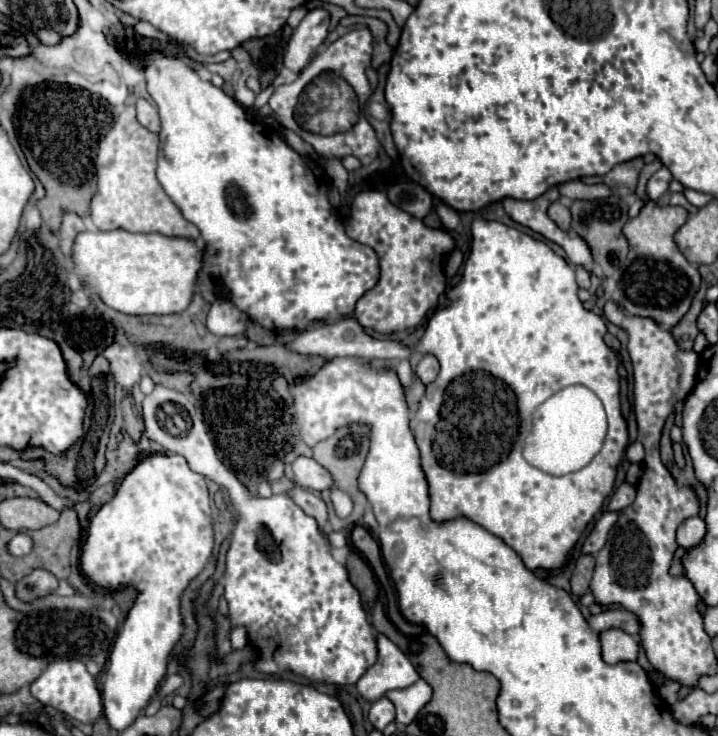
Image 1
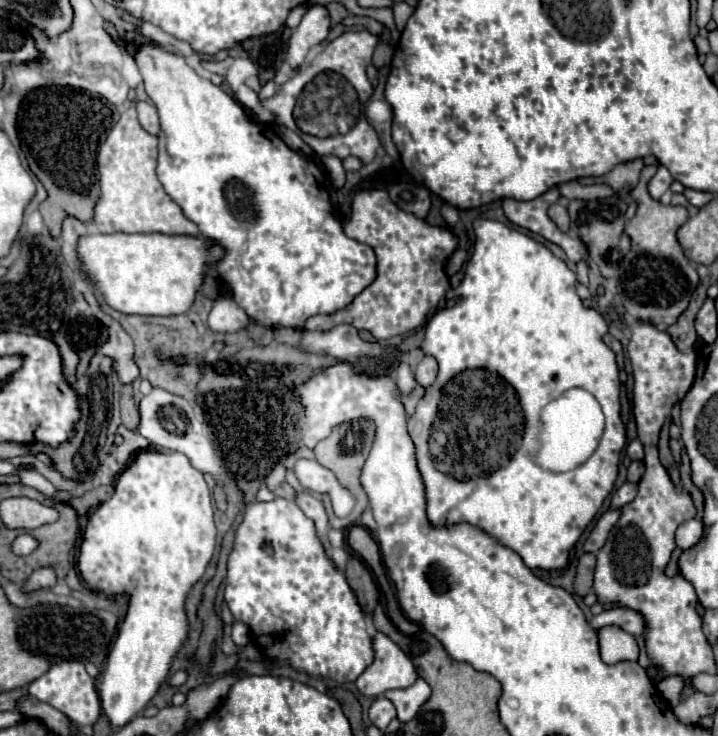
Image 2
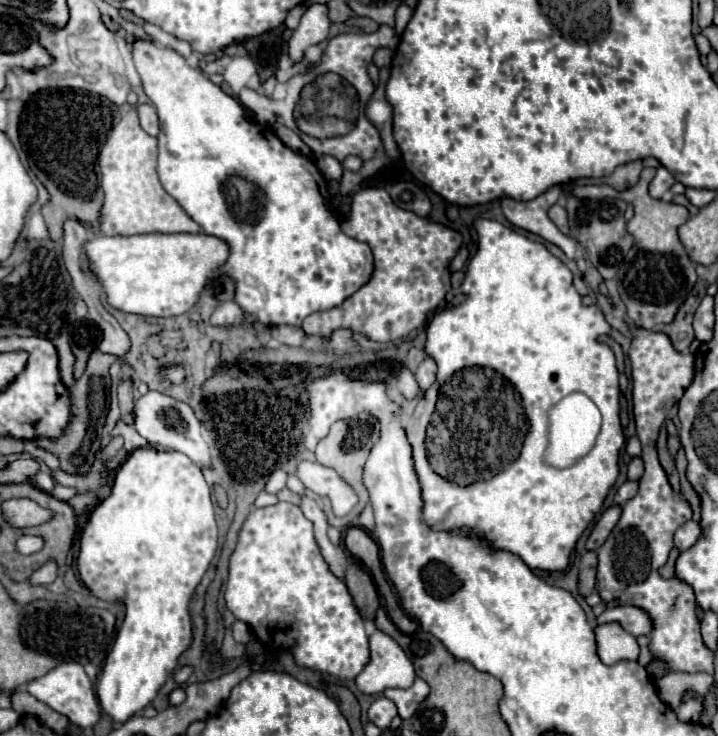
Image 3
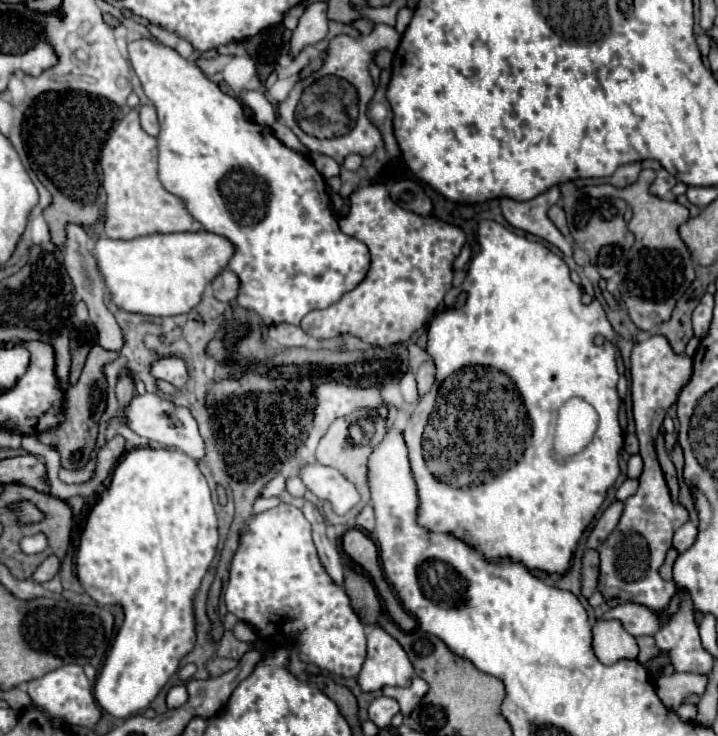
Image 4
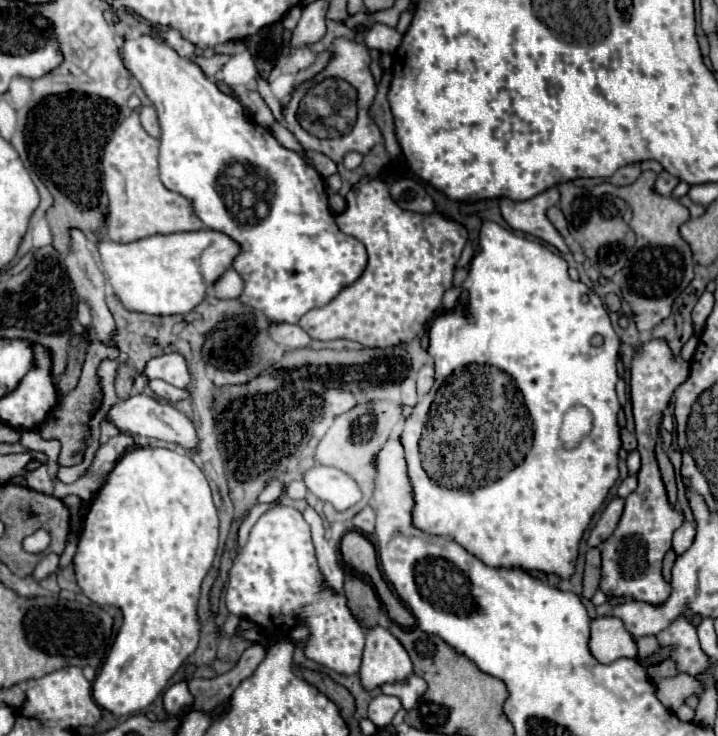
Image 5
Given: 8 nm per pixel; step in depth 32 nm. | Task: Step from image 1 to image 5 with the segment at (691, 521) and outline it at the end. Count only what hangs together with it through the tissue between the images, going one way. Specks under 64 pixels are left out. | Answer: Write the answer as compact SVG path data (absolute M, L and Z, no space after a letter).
M684 522L674 532L674 552L684 554L690 548L690 544L694 542L694 536L696 536L696 526L692 522Z

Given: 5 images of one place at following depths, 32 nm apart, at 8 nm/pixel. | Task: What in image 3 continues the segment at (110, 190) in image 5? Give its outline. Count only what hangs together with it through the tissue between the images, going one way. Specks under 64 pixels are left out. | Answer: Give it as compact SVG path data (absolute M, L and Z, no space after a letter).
M132 106L122 120L112 128L108 140L104 142L98 164L102 172L102 190L104 204L100 210L100 232L108 236L132 236L132 234L176 234L188 232L198 234L200 226L188 218L188 214L180 208L180 204L170 198L170 194L162 188L156 174L156 156L158 156L158 140L146 134L138 122L136 108Z

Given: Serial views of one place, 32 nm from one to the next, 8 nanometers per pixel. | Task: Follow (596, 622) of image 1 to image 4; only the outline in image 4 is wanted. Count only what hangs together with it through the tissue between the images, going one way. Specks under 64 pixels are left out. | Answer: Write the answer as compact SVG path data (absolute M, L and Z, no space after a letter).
M626 602L626 604L620 604L620 606L614 606L610 608L602 620L620 620L624 630L628 630L632 636L644 636L644 634L654 634L662 622L658 618L658 614L654 614L652 610L648 610L646 606L640 606L640 604L632 604L632 602Z

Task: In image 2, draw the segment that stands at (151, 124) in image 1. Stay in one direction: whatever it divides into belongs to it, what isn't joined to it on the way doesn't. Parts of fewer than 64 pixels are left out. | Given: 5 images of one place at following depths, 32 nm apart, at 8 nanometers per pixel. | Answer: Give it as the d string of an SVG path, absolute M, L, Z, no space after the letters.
M136 102L136 110L138 110L138 120L140 124L150 132L150 134L158 134L160 132L160 122L158 122L158 112L156 106L150 102Z

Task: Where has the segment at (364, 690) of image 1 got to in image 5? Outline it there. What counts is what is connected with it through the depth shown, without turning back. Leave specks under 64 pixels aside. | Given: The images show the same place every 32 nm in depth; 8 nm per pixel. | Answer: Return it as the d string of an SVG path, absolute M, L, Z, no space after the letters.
M374 626L366 634L366 648L360 666L360 682L364 690L382 684L404 682L412 674L412 662L402 644L384 628Z

